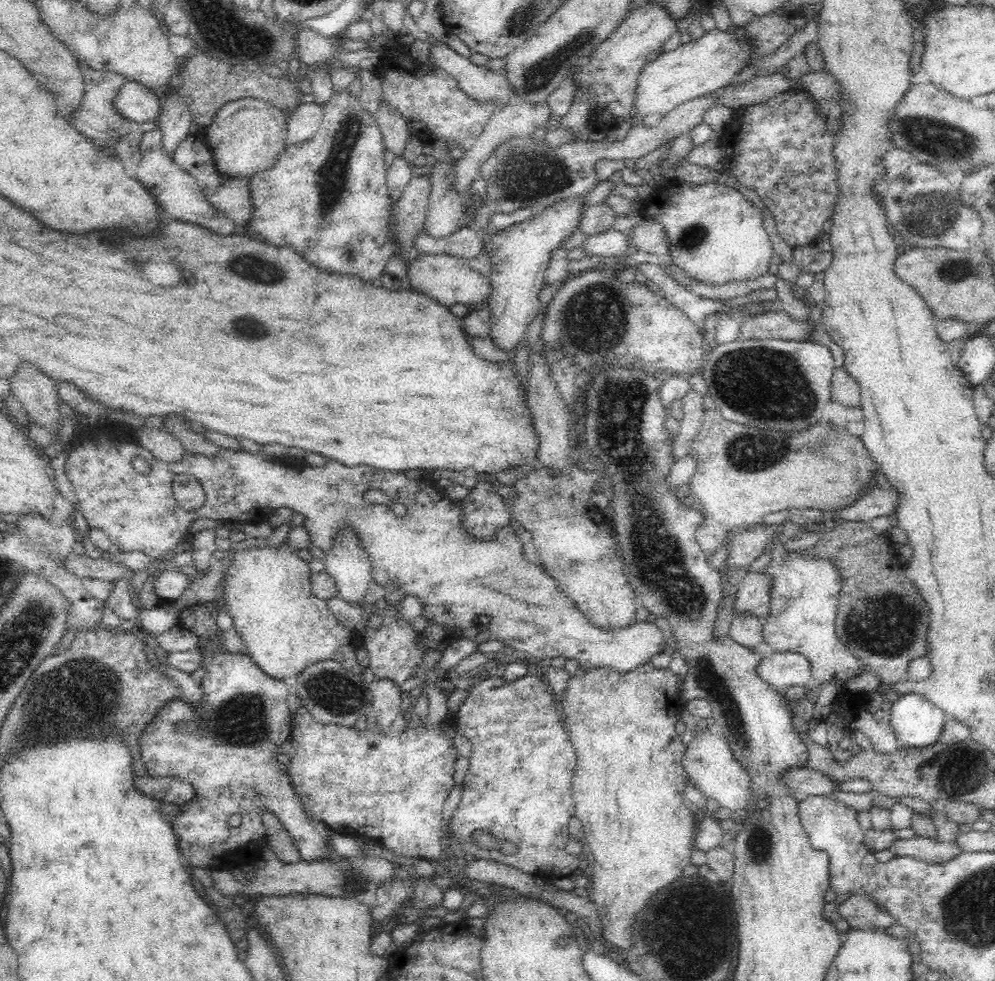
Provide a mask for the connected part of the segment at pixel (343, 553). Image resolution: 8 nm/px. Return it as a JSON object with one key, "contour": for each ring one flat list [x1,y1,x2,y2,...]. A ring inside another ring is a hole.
{"contour":[[351,530,340,532,335,538,331,549,321,560,325,564,324,570,334,580,337,591,336,598,342,599,344,605,362,606,373,578,371,577,371,562,368,553,360,545,360,539,356,537,355,533,351,532]]}

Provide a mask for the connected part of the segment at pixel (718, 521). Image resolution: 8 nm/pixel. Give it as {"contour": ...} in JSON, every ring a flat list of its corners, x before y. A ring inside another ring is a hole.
{"contour":[[705,409,696,438,688,442,690,456,698,462,692,480,686,484,688,494,694,496,704,512,704,524,696,530,696,542,707,556,712,556,724,546,726,538,735,532,761,524,763,517,779,510,796,508,830,511,850,506,872,484,875,469,873,458,863,442,854,439,844,426,822,420,803,431,794,433,774,432,744,424,730,422,718,409]]}

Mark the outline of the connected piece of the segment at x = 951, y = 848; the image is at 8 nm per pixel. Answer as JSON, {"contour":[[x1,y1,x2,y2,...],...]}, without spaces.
{"contour":[[922,837,897,838,887,849,894,854,894,858,914,857,924,862,946,862,961,853,954,841,937,842,935,838]]}

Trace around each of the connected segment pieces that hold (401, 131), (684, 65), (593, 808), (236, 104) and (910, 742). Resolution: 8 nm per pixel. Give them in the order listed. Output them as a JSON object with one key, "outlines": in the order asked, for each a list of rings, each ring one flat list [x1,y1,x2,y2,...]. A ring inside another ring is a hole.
{"outlines":[[[383,103,375,119,382,133,384,150,394,153,395,158,402,157,407,140,412,133,410,125,396,113,396,110,384,106]],[[733,26,730,34,718,29,711,31,705,32,698,40,679,45,672,52,663,52,656,60,647,62,640,68,640,74,636,78,636,88,634,88,633,110,627,116,631,128,640,126,645,117,651,115,665,117,683,102,722,89,732,82,732,78,740,68,748,65,751,44,743,35,742,29]],[[650,662,626,674,608,667,588,672,579,669,559,699,570,728,568,736,578,756,572,782,576,816,582,822,583,836,594,857,594,864,588,868,589,898,600,913,602,938,620,953,632,950,632,924,640,910,691,864,695,824,693,812,683,801,683,792,690,784,683,767,686,748,674,729,682,713,678,695,681,684,670,668,658,670]],[[238,98,238,100,230,100,226,102,216,114,214,121,205,125,204,128,204,144,211,149,214,167,218,172,230,178,254,176,254,174,265,171,276,164,277,158,285,151,287,144,285,143,287,135,288,112,271,106,265,100,259,98]],[[916,692,901,693,891,704,888,712,891,733,897,736,900,747,925,748,938,742,940,732,947,716,944,711,929,703,921,694]]]}

